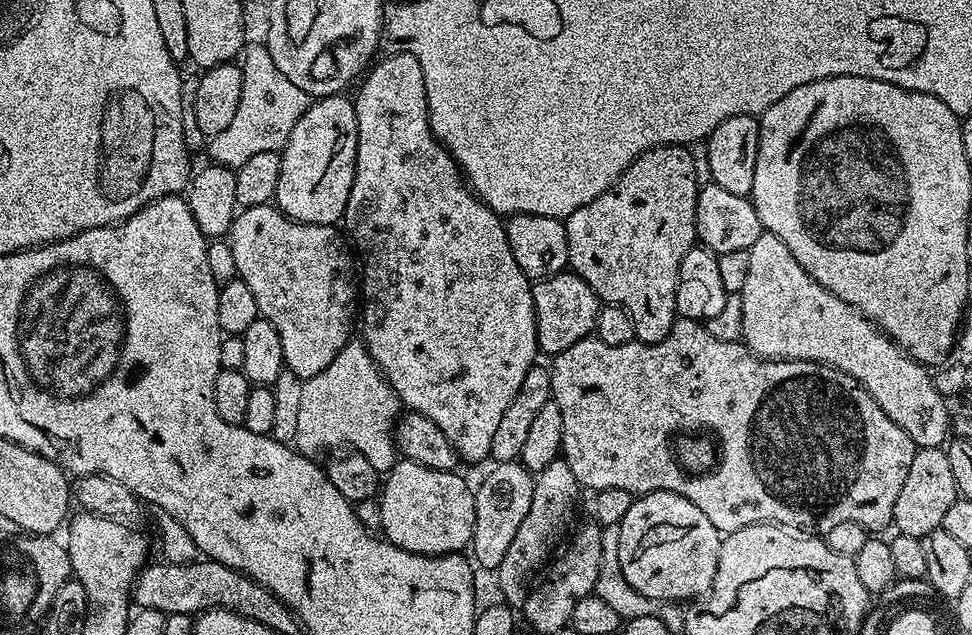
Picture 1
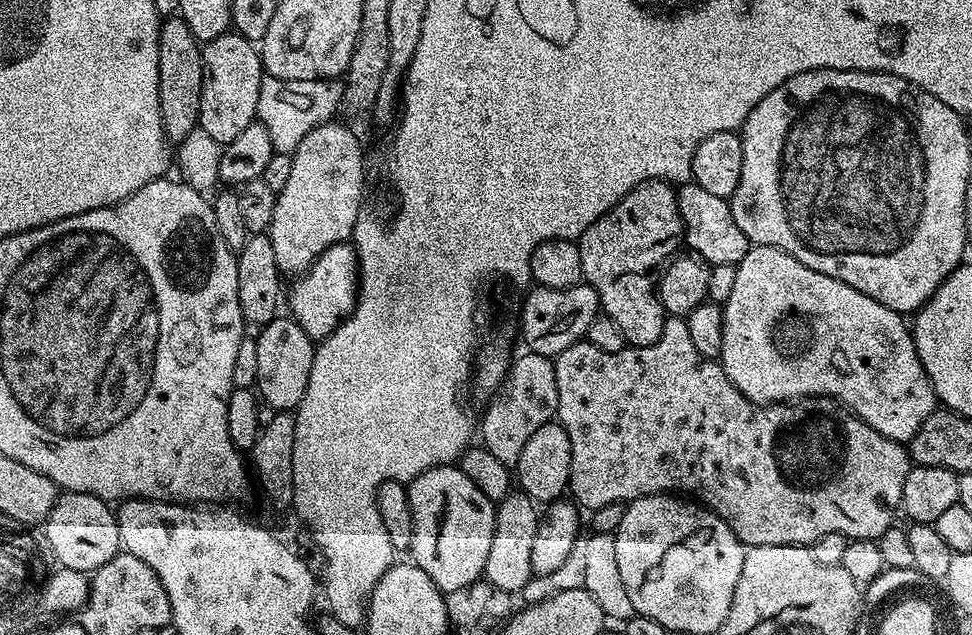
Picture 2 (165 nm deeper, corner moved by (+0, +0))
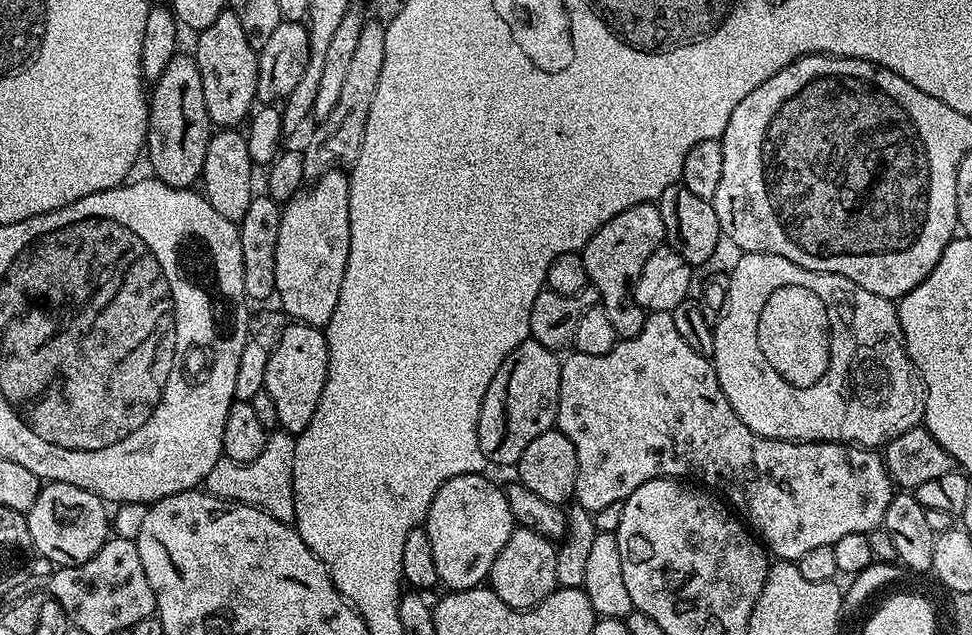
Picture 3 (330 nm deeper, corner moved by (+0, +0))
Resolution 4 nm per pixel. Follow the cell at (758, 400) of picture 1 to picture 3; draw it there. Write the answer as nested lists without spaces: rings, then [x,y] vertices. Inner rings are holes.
[[[671,312],[647,313],[640,333],[629,340],[621,339],[614,346],[614,350],[610,350],[610,354],[595,356],[573,351],[568,355],[563,357],[560,365],[560,397],[558,398],[555,427],[562,434],[566,434],[566,438],[570,438],[576,451],[578,478],[576,479],[574,500],[575,503],[580,503],[588,514],[602,510],[602,506],[623,502],[627,496],[634,494],[634,490],[638,490],[638,486],[651,480],[691,478],[719,493],[741,517],[748,516],[747,523],[750,525],[751,531],[763,541],[767,551],[780,562],[799,562],[802,554],[807,554],[817,546],[832,546],[834,542],[838,542],[838,538],[843,538],[846,534],[870,533],[883,525],[886,506],[890,506],[894,495],[894,483],[888,476],[883,455],[879,451],[861,448],[855,444],[831,444],[830,442],[802,444],[798,440],[771,440],[765,436],[756,436],[754,430],[750,430],[746,426],[746,422],[742,422],[742,418],[738,418],[738,414],[734,414],[734,406],[730,406],[730,402],[726,402],[726,394],[722,394],[722,386],[718,386],[718,374],[711,359],[702,354],[694,354],[694,350],[690,350],[689,344],[682,342],[678,329],[674,327]]]

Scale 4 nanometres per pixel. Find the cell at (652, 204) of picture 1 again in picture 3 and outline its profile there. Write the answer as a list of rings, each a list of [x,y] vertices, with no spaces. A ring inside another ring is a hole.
[[[655,203],[622,210],[622,214],[610,218],[610,222],[598,229],[590,242],[586,242],[582,255],[588,282],[598,290],[599,307],[606,310],[617,337],[629,340],[642,330],[646,313],[642,306],[638,306],[632,292],[636,289],[638,274],[642,274],[642,266],[646,266],[646,258],[653,256],[664,243],[662,214]]]

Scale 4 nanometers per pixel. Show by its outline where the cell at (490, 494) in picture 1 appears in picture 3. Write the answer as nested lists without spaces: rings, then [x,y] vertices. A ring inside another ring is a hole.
[[[517,527],[510,534],[506,546],[498,554],[490,573],[492,591],[506,602],[506,606],[523,610],[540,604],[552,592],[556,591],[556,548],[553,541],[542,534],[534,534],[534,530]]]

